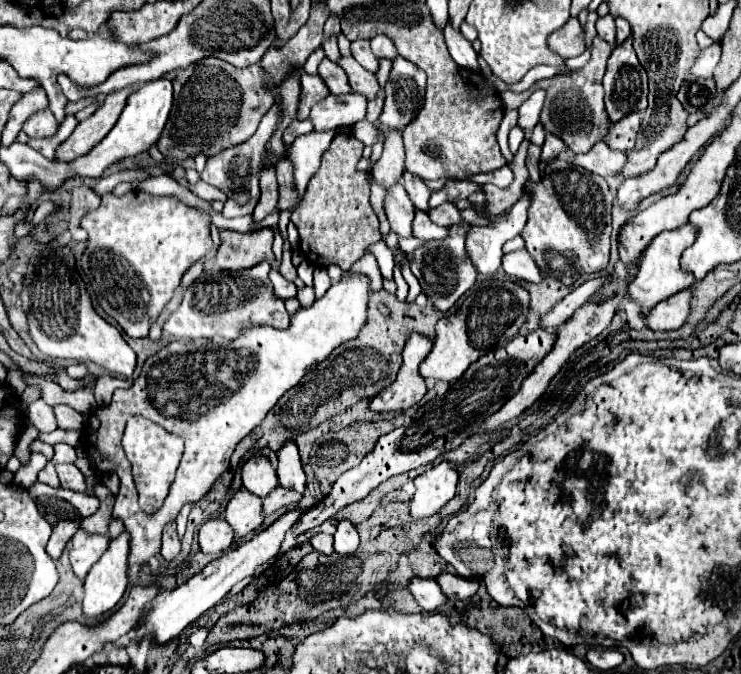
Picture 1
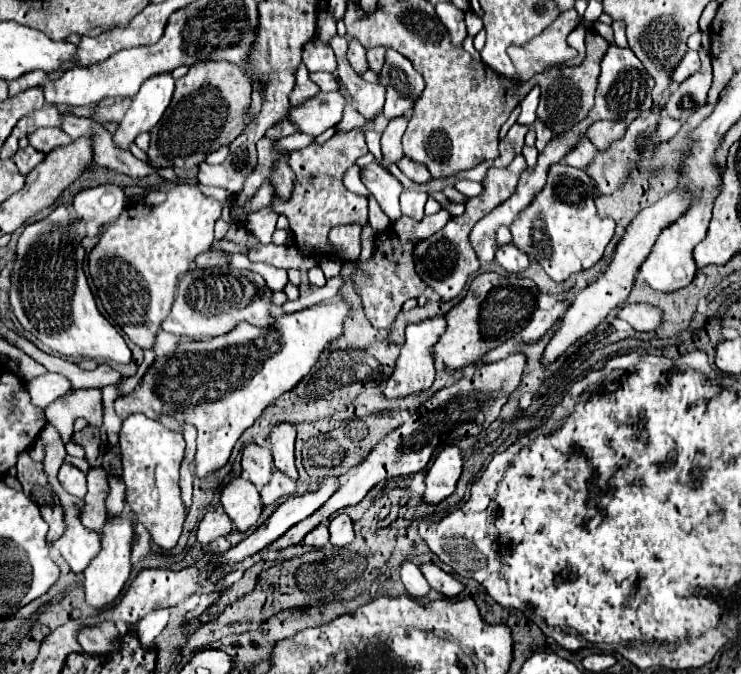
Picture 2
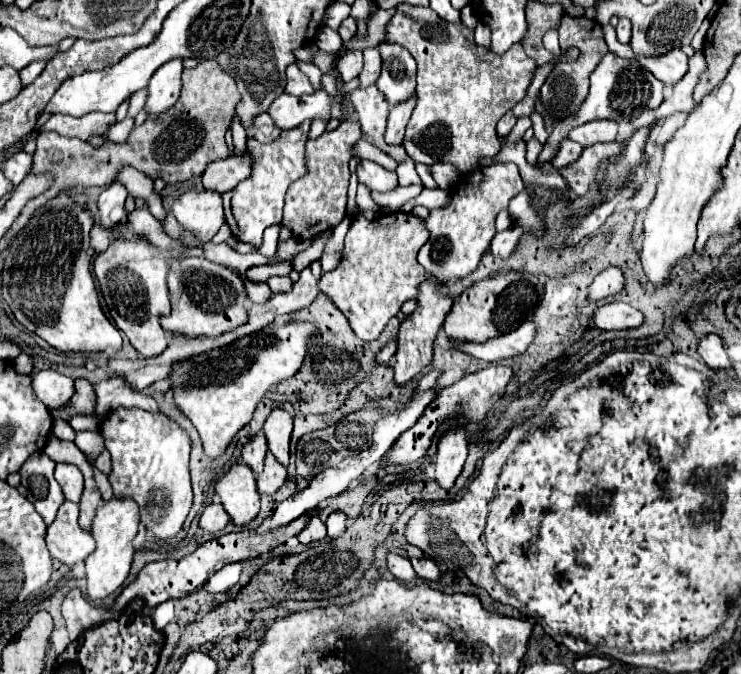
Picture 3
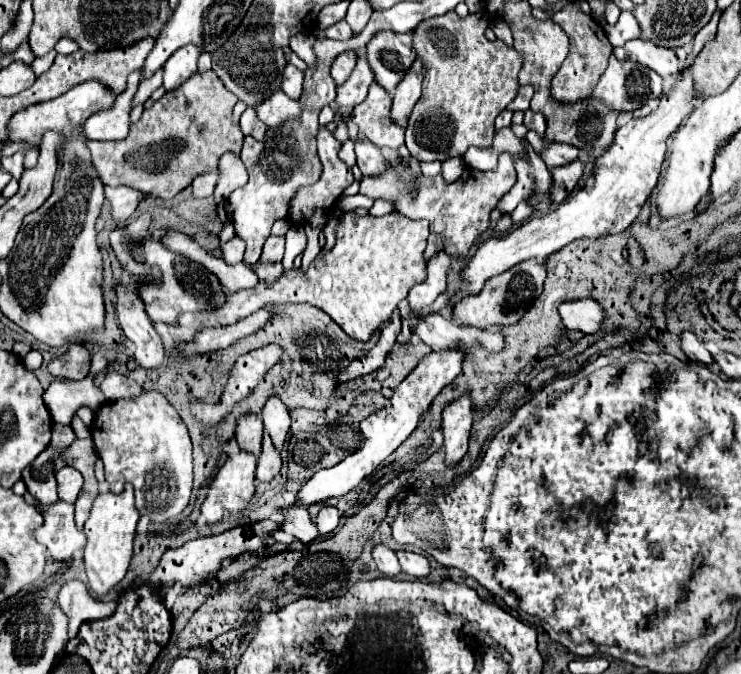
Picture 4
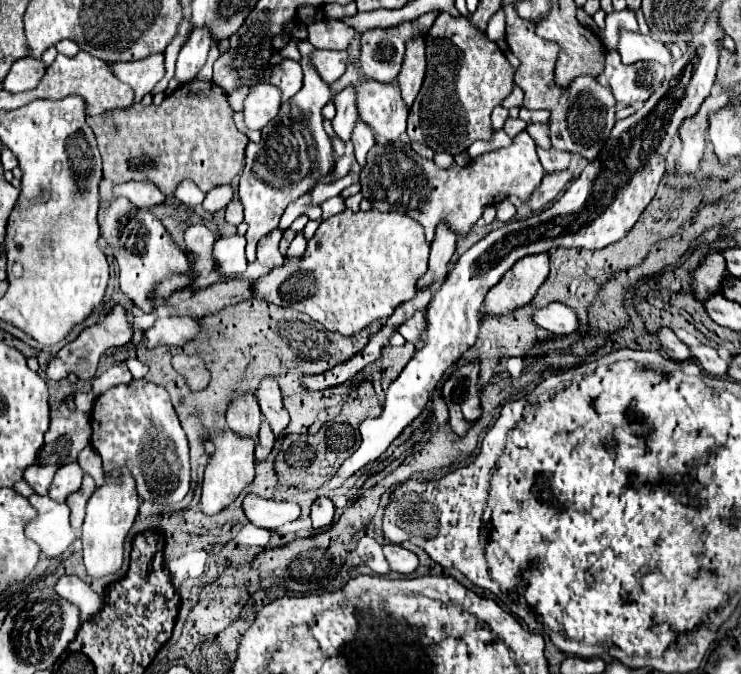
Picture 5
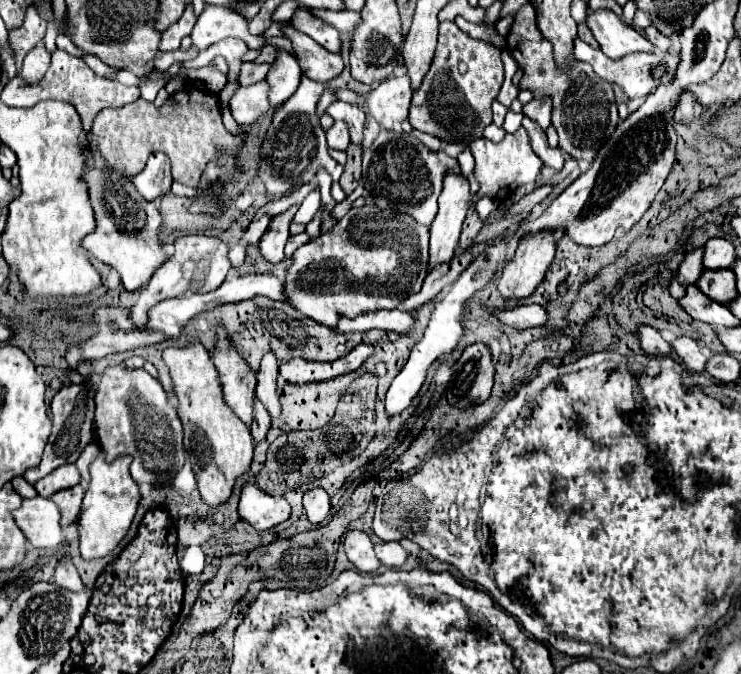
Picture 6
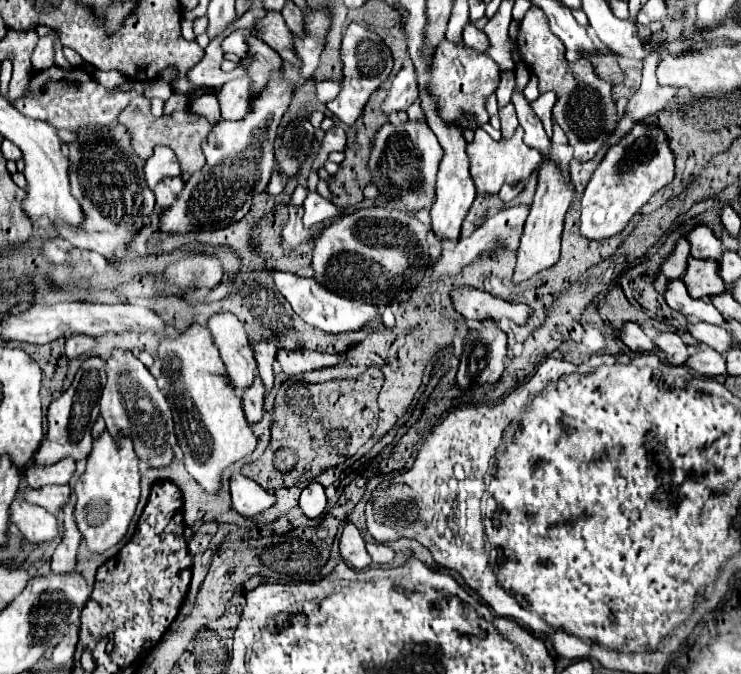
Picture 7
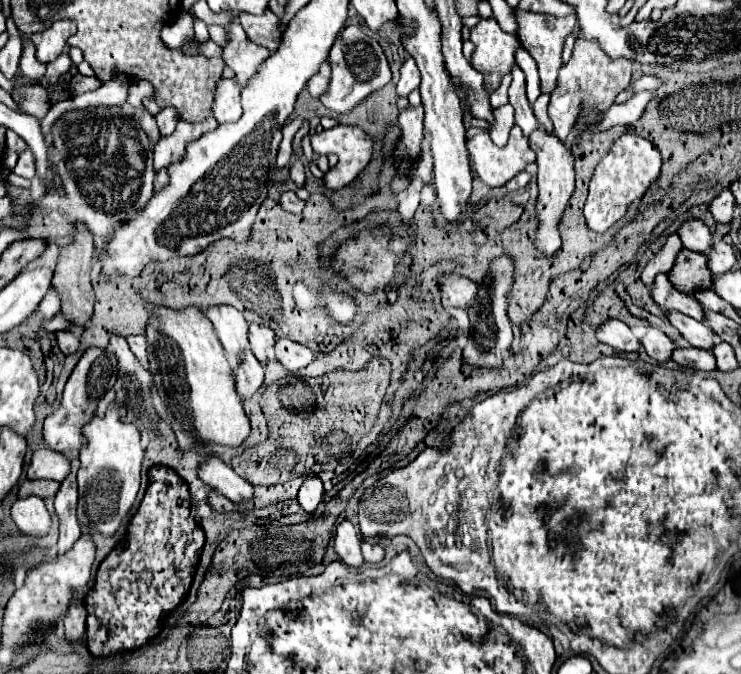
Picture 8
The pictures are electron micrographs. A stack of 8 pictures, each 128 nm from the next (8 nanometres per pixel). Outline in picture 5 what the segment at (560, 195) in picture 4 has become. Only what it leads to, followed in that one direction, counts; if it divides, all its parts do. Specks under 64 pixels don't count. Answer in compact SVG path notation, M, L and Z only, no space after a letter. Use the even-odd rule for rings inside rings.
M560 170L560 172L552 172L546 174L542 178L542 184L538 186L538 192L534 192L534 196L530 196L530 200L526 200L526 208L540 212L546 204L550 204L562 190L564 186L572 180L572 170Z

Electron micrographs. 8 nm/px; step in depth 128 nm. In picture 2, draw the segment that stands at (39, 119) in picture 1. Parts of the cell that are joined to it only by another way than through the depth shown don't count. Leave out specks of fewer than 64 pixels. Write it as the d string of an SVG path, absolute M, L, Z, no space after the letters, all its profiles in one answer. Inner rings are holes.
M38 128L36 132L28 136L28 140L30 140L30 146L34 146L42 154L48 154L50 150L58 146L72 144L72 138L66 132L62 132L60 128Z

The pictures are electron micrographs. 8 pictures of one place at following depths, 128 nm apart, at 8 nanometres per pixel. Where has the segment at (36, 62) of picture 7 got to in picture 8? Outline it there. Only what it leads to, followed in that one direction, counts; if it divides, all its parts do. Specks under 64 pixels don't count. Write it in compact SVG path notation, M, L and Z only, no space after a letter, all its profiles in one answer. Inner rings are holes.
M56 20L48 30L40 34L40 40L36 44L36 58L42 64L52 62L58 54L64 52L66 40L74 34L74 22L72 20Z

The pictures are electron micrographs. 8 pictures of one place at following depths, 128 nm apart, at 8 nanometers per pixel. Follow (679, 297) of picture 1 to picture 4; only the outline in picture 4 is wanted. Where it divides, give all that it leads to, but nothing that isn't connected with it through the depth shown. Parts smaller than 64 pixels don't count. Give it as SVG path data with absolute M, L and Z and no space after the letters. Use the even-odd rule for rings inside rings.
M570 300L560 308L560 320L566 330L576 330L582 334L596 334L604 318L604 310L594 300Z

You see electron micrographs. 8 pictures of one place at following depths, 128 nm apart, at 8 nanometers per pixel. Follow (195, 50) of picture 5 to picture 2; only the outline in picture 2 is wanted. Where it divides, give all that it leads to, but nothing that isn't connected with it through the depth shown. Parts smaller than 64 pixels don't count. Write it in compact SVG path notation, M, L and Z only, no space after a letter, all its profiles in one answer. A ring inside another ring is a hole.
M170 72L146 80L146 84L142 84L140 92L134 96L120 130L114 134L114 144L122 150L128 150L128 144L134 142L140 132L150 132L168 108L172 94L174 78Z

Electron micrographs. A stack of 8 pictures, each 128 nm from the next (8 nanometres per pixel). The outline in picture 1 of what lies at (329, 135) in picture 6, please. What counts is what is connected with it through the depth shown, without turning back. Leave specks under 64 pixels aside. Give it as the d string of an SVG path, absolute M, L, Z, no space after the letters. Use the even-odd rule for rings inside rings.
M376 36L376 38L372 38L370 40L370 46L372 46L372 52L378 56L378 58L396 58L398 56L398 52L396 52L396 48L394 48L394 44L392 44L392 40L388 38L388 36Z

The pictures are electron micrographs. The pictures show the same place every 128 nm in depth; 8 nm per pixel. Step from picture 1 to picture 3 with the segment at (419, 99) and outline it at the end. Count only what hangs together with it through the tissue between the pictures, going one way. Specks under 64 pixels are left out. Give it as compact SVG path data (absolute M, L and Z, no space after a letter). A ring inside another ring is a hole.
M390 42L380 44L378 50L382 56L382 74L376 80L378 90L382 90L391 106L408 100L416 90L416 62L412 54Z

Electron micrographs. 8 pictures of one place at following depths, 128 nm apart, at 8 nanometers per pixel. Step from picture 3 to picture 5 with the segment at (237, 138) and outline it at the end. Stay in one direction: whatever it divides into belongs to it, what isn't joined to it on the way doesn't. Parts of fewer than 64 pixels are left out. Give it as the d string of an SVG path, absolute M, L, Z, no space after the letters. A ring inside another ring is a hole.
M228 184L224 186L216 186L212 188L208 194L206 194L206 200L202 202L202 208L206 212L218 212L222 208L226 208L226 204L230 202L232 198L232 188Z

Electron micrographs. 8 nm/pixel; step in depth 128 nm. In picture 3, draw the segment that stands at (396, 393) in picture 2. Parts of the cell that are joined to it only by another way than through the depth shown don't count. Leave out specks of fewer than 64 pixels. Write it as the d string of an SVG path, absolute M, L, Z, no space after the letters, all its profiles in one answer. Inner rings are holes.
M428 278L422 284L422 288L418 288L416 308L410 316L404 318L404 322L400 324L400 332L398 332L398 352L396 352L396 364L394 364L394 382L396 384L410 382L424 366L430 364L434 338L436 338L446 314L450 312L450 306L452 306L452 298L442 292L442 284L438 284L438 280Z

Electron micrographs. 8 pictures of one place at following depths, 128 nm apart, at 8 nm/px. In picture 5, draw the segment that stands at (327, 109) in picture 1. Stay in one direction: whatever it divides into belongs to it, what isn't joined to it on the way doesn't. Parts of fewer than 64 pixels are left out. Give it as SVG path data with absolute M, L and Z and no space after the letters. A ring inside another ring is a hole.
M256 84L244 100L244 124L252 130L262 130L280 110L280 90L272 84Z

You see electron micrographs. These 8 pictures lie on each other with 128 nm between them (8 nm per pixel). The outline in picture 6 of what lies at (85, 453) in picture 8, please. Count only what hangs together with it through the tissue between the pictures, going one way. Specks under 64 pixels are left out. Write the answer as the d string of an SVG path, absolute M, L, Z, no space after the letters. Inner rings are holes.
M100 450L96 460L90 464L90 486L84 494L82 510L78 516L80 554L84 560L94 560L110 554L128 534L128 528L140 502L138 484L132 480L128 470L130 462L130 456L118 456L116 460L106 462L106 454Z

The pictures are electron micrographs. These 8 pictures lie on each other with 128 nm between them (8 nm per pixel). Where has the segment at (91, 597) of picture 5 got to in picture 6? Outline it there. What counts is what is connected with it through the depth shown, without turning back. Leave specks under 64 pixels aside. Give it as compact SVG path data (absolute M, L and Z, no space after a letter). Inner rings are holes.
M64 556L58 566L56 566L56 572L54 572L54 582L62 588L68 588L72 592L82 592L84 590L84 584L78 576L78 570L74 568L72 560L68 556Z

